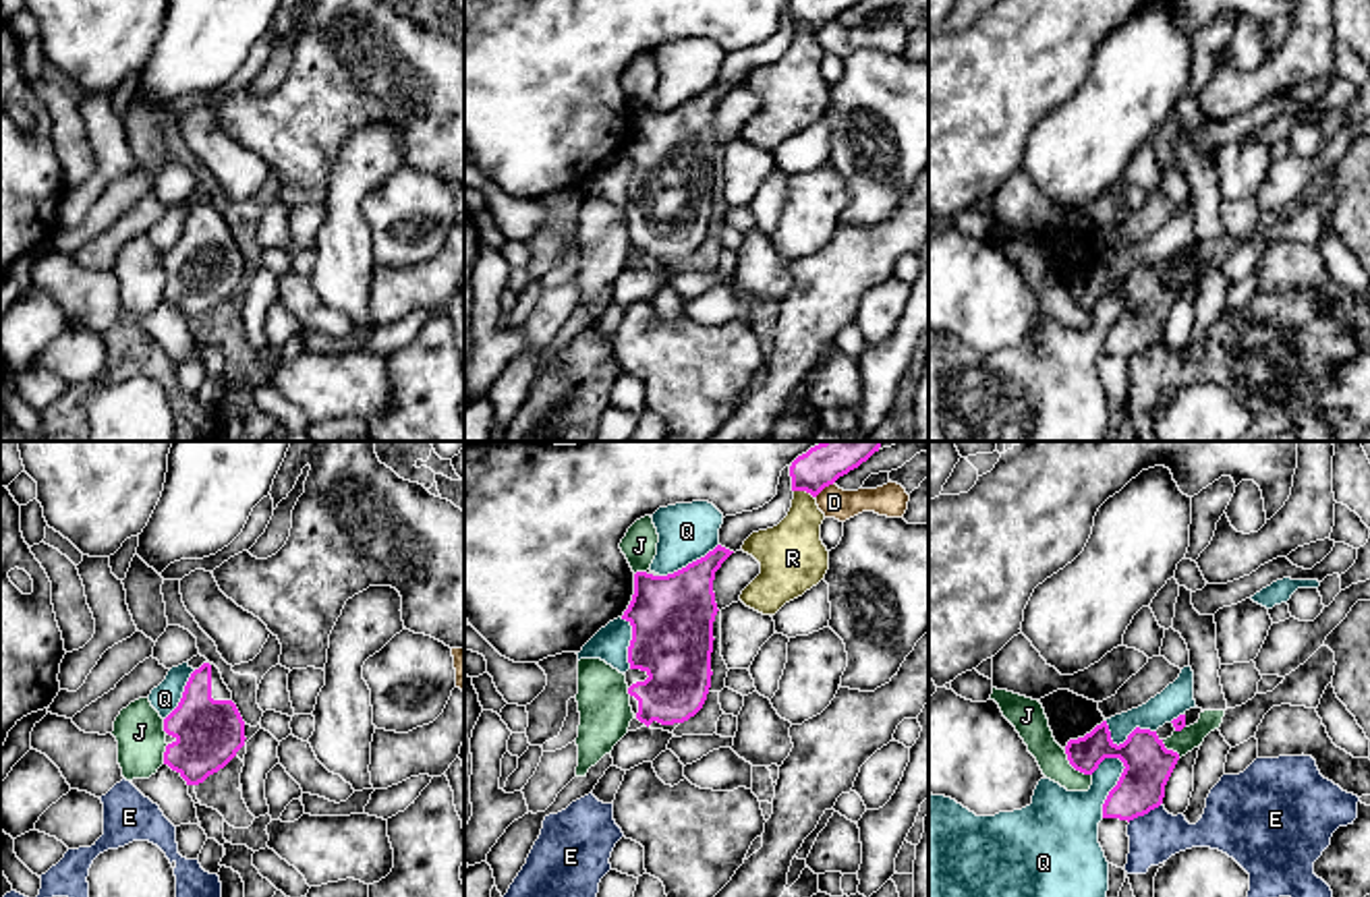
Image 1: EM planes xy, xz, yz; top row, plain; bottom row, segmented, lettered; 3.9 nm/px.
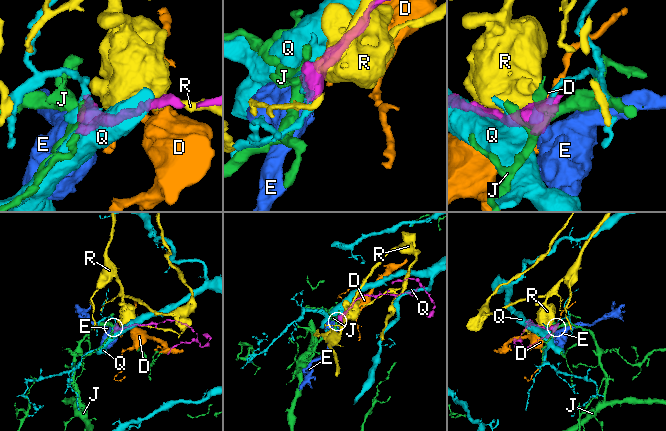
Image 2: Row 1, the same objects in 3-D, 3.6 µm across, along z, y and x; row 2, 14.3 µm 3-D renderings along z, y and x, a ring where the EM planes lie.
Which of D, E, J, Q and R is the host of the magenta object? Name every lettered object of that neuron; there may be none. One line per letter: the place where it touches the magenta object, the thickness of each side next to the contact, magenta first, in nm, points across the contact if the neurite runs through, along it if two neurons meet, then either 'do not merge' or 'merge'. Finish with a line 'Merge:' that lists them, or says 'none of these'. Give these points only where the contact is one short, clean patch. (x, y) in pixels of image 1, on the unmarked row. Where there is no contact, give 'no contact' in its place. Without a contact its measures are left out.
D: meets magenta in xz at (823, 23); 110 nm thick on the magenta side, 120 nm on the other; border along xz (834, 17), (815, 34); do not merge
E: meets magenta in yz at (1145, 349); 190 nm thick on the magenta side, 190 nm on the other; border along yz (1161, 338), (1128, 357); do not merge
J: meets magenta in yz at (1074, 303); 160 nm thick on the magenta side, 130 nm on the other; do not merge
Q: meets magenta in yz at (1114, 324); 190 nm thick on the magenta side, 280 nm on the other; do not merge
R: meets magenta in xz at (805, 25); 110 nm thick on the magenta side, 240 nm on the other; do not merge
Merge: none of these

